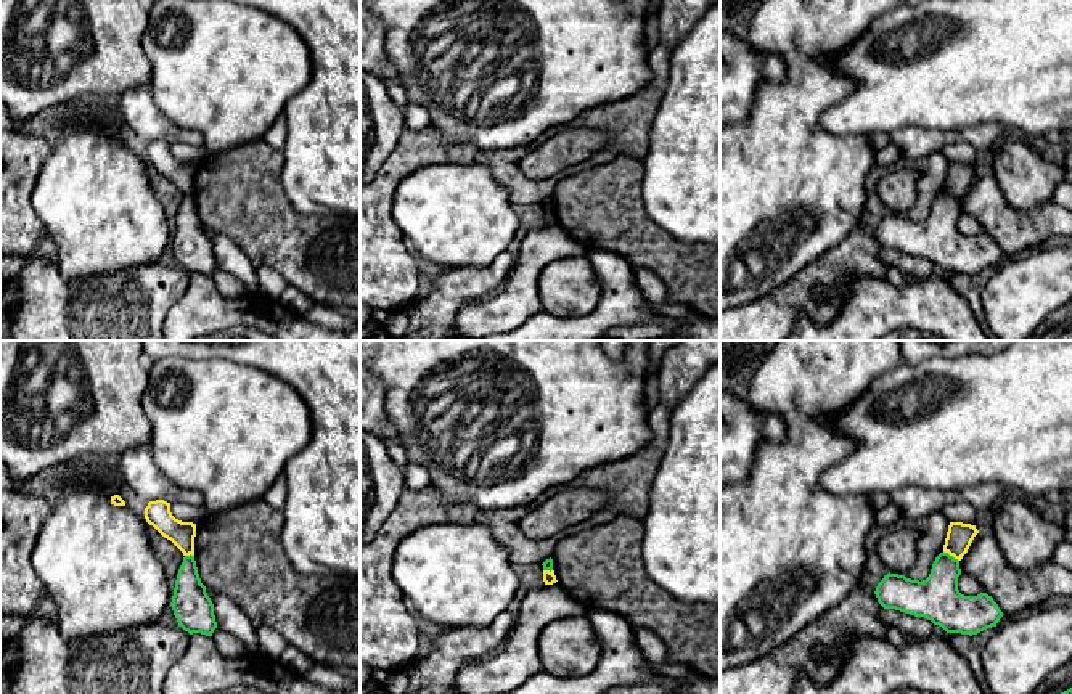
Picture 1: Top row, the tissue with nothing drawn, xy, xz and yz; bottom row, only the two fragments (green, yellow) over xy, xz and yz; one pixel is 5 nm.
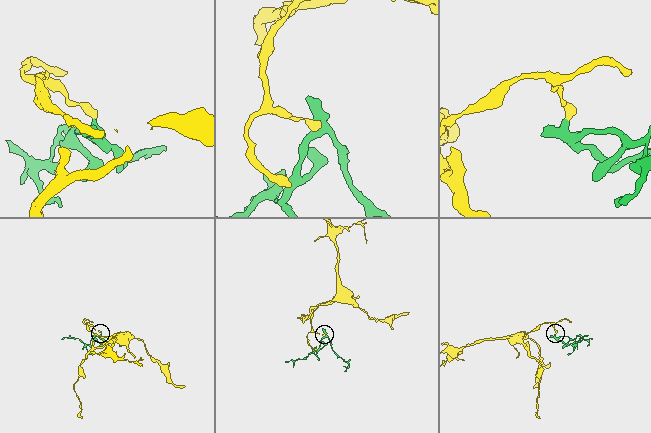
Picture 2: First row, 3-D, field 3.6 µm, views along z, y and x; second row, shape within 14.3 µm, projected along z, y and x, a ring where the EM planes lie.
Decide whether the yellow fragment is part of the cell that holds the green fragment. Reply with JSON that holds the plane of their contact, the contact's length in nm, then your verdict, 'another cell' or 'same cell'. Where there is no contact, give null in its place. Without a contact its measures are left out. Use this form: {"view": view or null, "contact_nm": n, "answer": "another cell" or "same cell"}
{"view": "yz", "contact_nm": 90, "answer": "another cell"}

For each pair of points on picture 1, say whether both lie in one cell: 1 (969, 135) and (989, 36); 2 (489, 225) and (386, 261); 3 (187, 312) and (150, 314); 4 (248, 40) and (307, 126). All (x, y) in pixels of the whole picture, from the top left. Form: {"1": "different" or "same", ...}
{"1": "different", "2": "different", "3": "different", "4": "different"}

